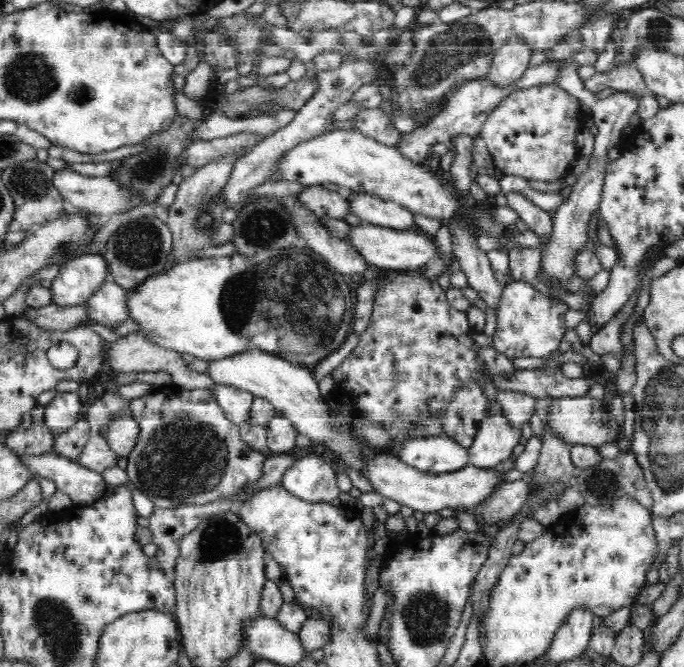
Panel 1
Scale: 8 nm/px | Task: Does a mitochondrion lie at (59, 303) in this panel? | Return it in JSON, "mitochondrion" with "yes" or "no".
{"mitochondrion":"no"}

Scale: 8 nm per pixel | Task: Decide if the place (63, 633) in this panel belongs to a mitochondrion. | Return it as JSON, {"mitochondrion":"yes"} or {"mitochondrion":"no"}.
{"mitochondrion":"yes"}

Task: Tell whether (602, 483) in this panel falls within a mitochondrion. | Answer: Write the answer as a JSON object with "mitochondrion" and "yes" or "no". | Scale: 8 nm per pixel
{"mitochondrion":"yes"}

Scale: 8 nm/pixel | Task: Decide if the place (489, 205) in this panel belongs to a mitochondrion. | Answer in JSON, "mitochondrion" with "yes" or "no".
{"mitochondrion":"no"}

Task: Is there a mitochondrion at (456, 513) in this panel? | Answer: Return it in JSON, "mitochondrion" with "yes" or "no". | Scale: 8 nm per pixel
{"mitochondrion":"no"}

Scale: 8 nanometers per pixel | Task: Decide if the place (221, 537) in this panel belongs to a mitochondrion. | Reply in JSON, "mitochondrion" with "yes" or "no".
{"mitochondrion":"yes"}

